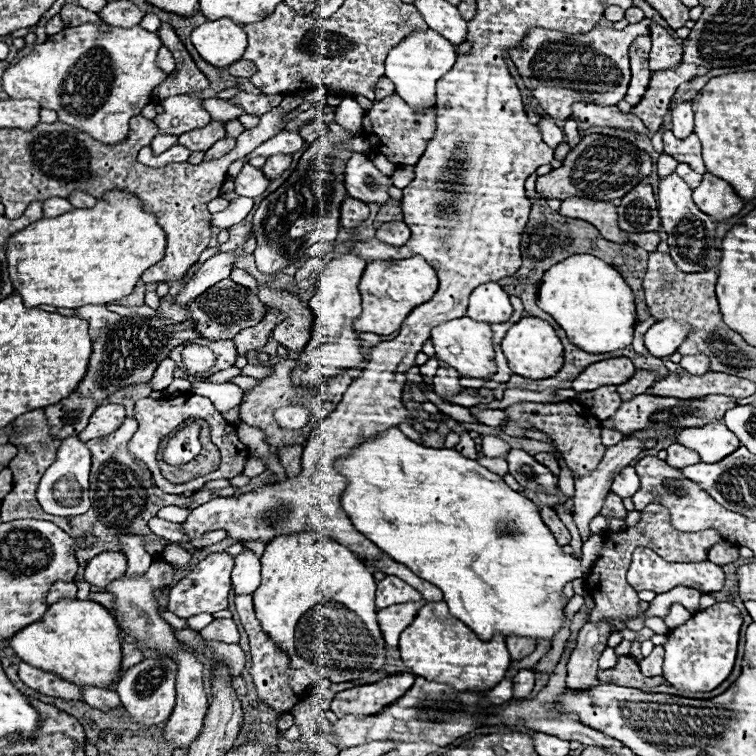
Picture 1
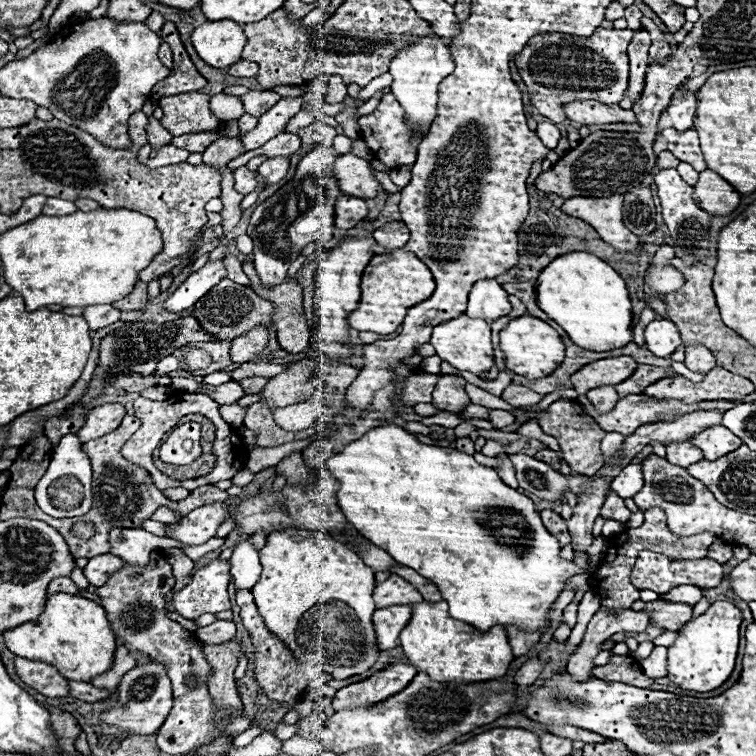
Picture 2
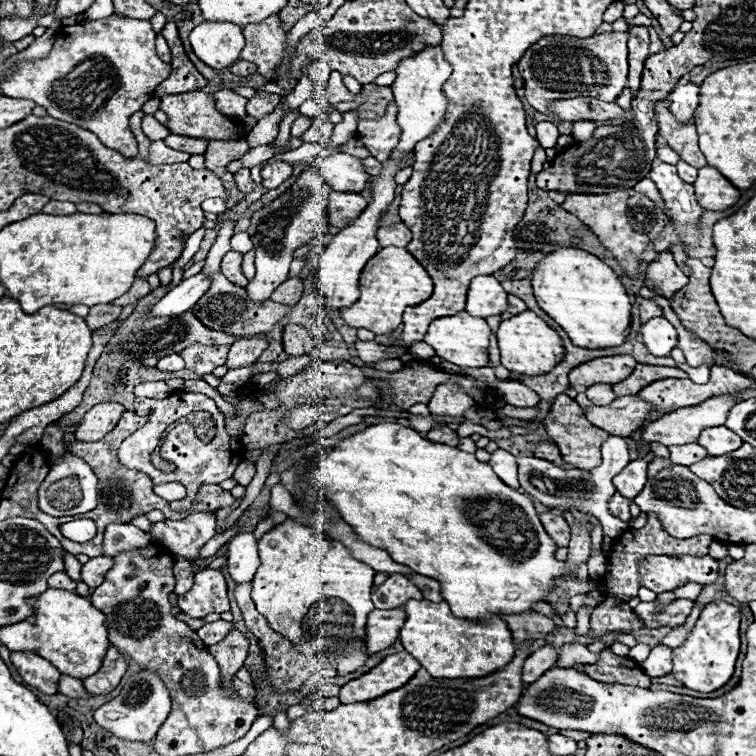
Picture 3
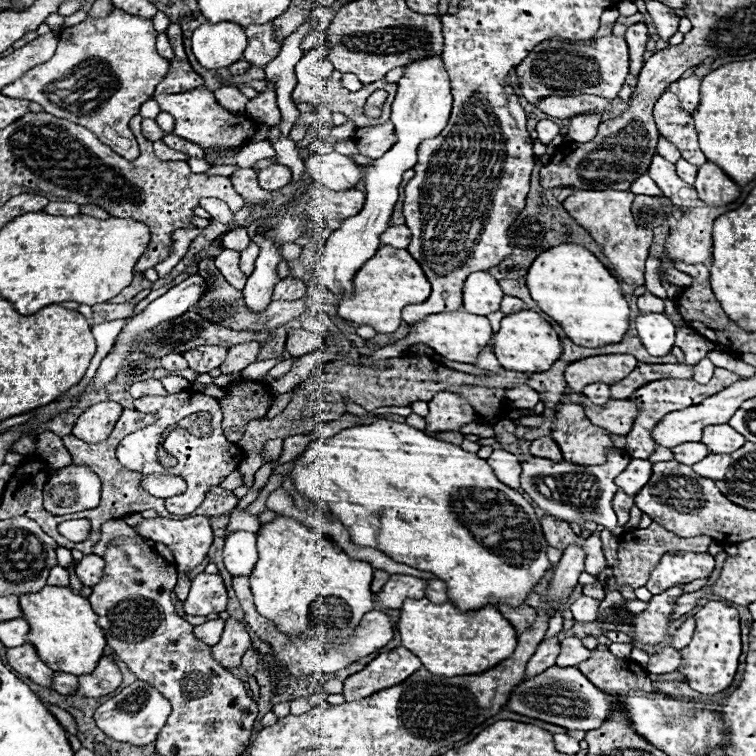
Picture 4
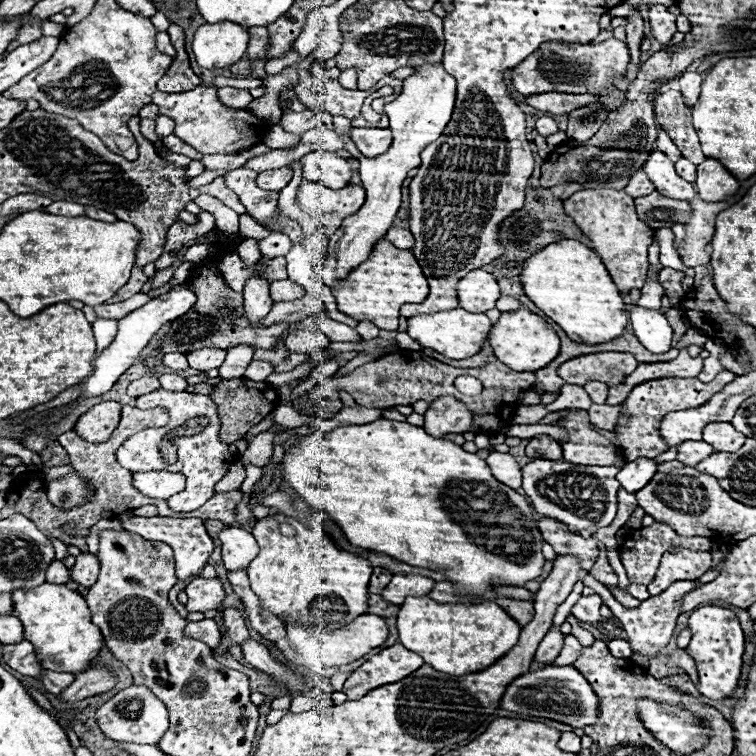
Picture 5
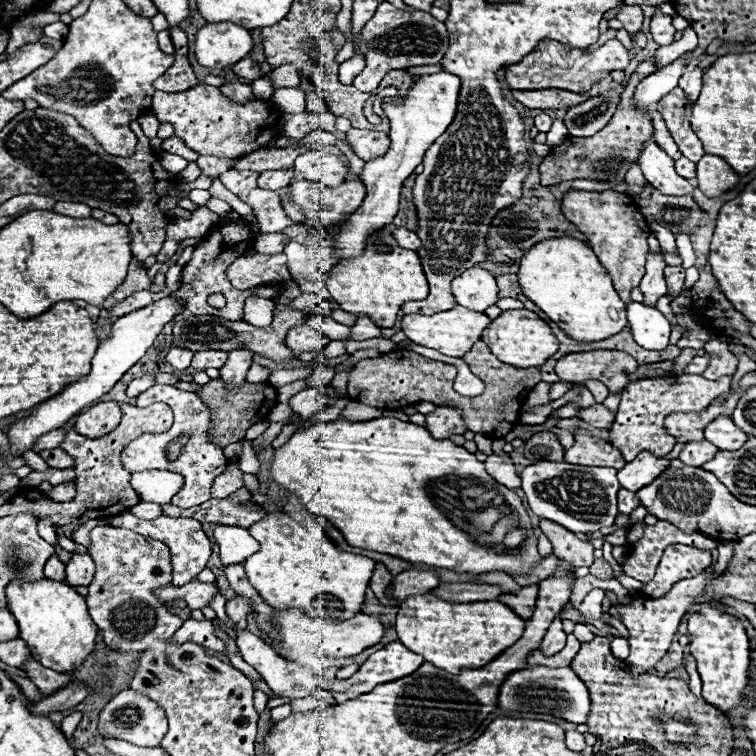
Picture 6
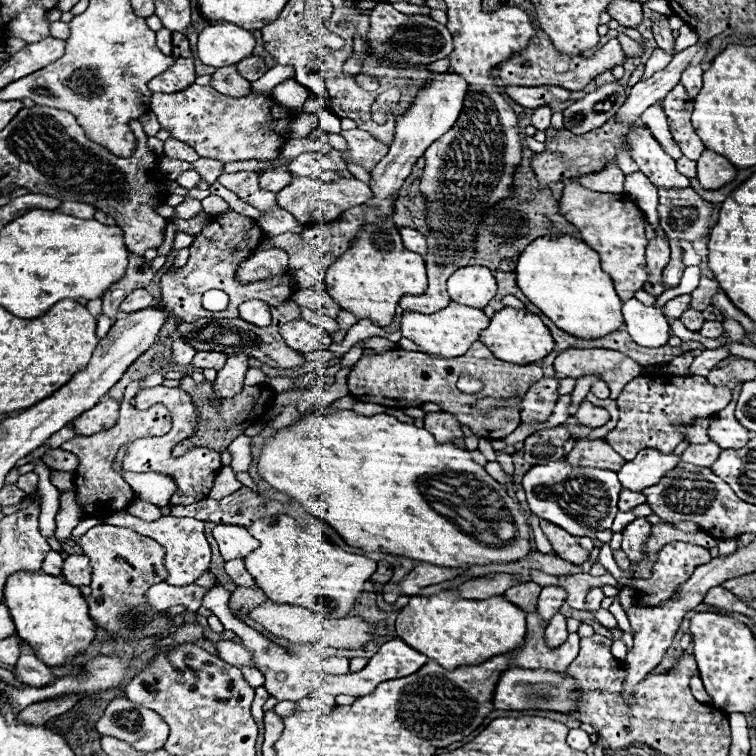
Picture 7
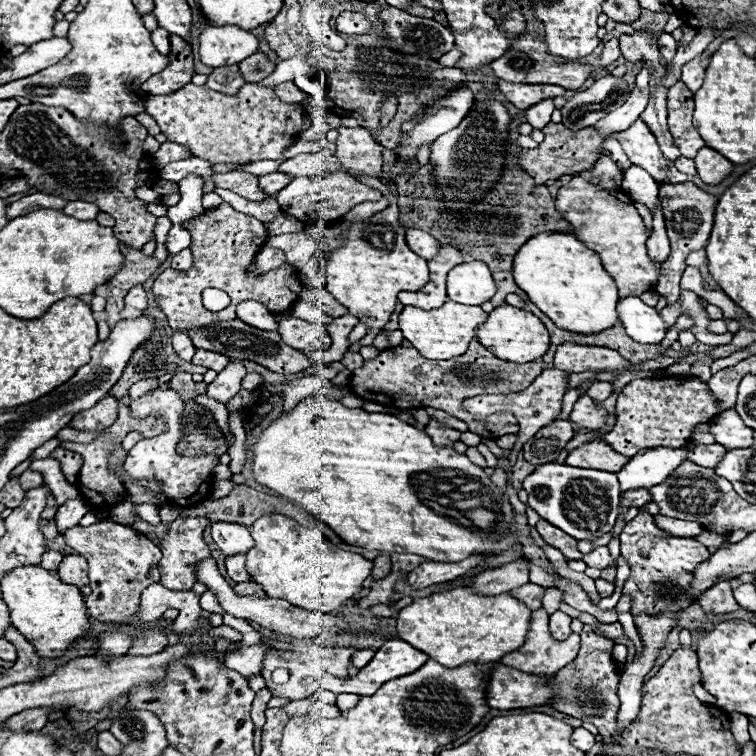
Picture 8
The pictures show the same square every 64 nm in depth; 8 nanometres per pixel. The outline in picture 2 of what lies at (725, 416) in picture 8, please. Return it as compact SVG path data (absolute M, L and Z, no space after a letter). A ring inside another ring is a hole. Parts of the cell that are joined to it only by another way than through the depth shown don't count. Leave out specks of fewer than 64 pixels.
M724 426L704 428L696 436L692 436L688 442L704 452L704 460L718 460L718 458L734 452L742 444L742 440L738 436L734 436L732 432L728 432L728 428L724 428Z

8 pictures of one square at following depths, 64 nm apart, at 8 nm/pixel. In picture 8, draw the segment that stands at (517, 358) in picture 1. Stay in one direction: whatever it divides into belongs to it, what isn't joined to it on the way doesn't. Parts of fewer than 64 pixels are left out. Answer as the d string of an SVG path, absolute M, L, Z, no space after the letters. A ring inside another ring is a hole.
M502 304L502 306L494 308L488 314L486 324L480 326L476 332L478 332L476 338L480 340L482 346L486 346L500 360L508 360L508 362L516 362L516 364L540 360L550 348L550 336L548 336L548 330L544 328L544 324L532 312L524 312L510 304Z

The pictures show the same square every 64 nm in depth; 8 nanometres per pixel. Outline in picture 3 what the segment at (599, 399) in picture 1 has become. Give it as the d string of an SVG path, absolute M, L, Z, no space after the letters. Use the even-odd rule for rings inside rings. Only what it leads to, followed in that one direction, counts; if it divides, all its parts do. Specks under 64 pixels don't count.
M596 384L586 390L586 396L596 404L596 406L608 406L612 400L616 400L616 394L612 392L610 384Z

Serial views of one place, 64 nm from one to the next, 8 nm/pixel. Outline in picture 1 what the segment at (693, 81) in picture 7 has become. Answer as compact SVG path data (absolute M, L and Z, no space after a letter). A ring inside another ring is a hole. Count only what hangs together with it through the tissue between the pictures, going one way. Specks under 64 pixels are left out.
M684 102L672 108L672 132L676 138L684 140L688 134L694 130L694 114L692 114L692 104Z

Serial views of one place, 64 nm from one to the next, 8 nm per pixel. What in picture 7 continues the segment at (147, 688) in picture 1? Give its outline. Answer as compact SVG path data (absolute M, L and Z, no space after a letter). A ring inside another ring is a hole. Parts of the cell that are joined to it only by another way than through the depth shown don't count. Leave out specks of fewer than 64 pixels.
M124 692L108 704L96 728L100 734L126 740L132 748L144 752L160 750L168 738L168 724L162 716L146 706L130 702Z

